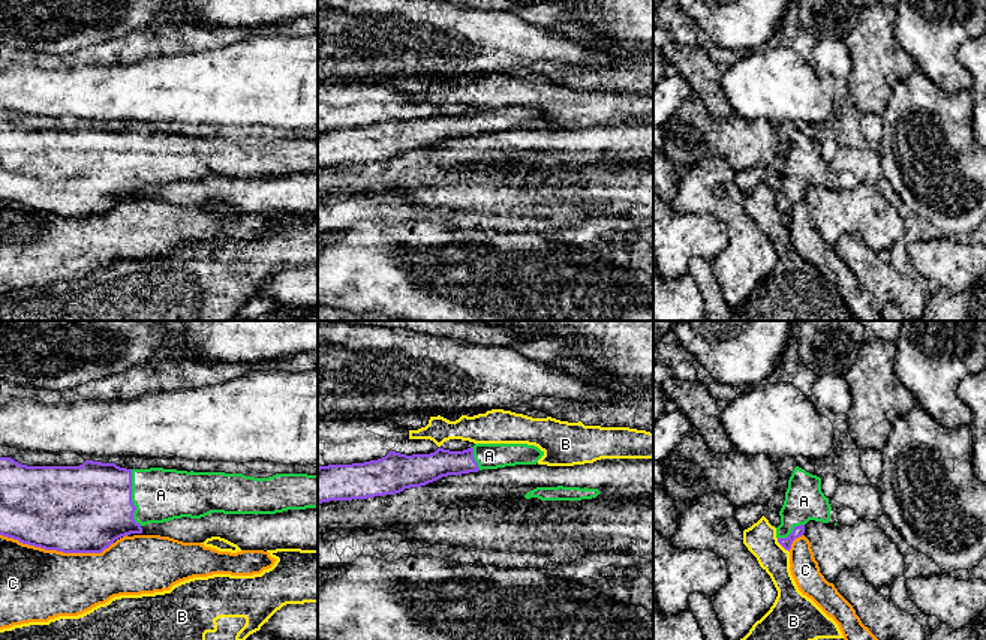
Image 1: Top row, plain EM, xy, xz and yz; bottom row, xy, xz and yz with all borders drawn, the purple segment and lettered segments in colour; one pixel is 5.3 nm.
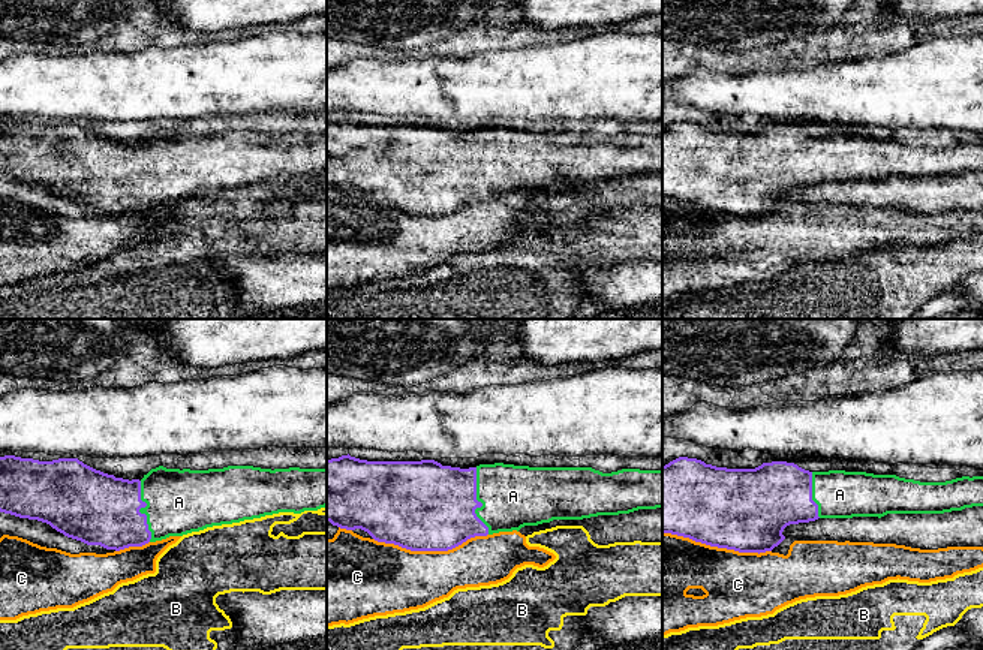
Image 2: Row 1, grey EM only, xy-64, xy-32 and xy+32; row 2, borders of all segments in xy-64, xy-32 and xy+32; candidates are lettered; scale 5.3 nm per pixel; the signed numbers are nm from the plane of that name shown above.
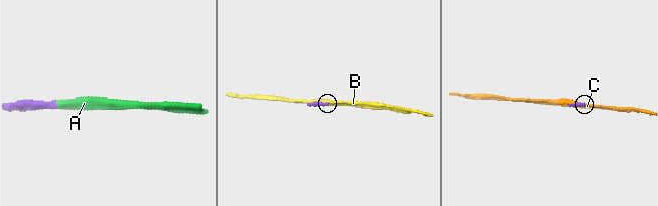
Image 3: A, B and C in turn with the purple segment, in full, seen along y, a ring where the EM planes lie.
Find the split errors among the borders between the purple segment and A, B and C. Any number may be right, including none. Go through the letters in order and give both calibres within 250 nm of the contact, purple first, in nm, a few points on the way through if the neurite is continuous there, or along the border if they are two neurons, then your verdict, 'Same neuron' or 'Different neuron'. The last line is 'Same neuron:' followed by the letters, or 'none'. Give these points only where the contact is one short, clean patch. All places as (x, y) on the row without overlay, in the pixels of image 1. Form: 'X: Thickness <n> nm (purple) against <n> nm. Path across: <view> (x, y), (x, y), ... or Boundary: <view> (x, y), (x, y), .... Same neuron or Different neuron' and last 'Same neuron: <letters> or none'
A: Thickness 460 nm (purple) against 280 nm. Path across: xy (86, 173), (131, 162), (161, 159). Same neuron
B: Thickness 60 nm (purple) against 170 nm. Boundary: yz (776, 203), (788, 216). Different neuron
C: Thickness 460 nm (purple) against 400 nm. Different neuron
Same neuron: A

